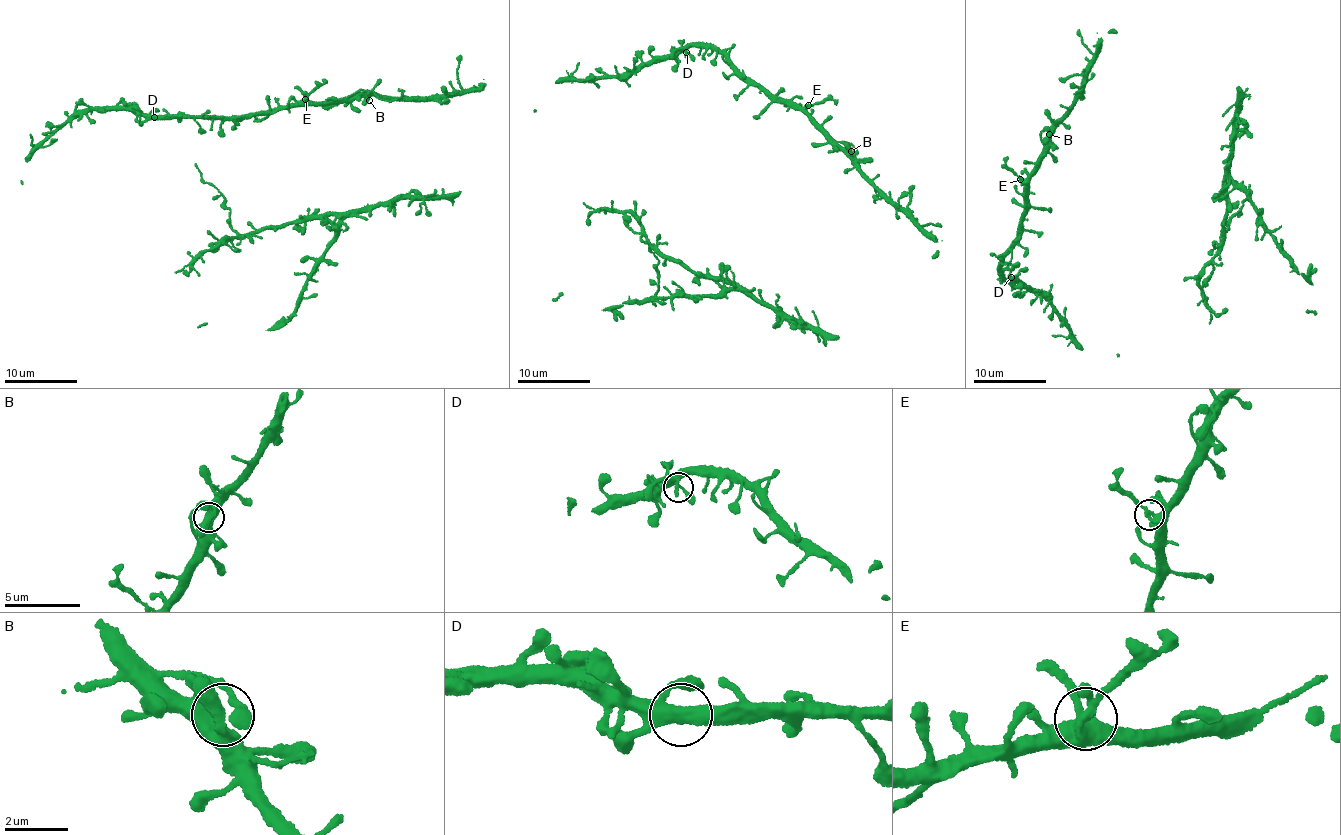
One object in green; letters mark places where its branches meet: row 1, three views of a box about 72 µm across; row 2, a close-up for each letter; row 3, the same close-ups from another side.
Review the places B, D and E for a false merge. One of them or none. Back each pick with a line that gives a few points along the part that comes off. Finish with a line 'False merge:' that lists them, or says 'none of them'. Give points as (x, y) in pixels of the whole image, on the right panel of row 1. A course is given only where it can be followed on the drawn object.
E: course (1021, 179), (1008, 167), (1007, 156)
False merge: E

